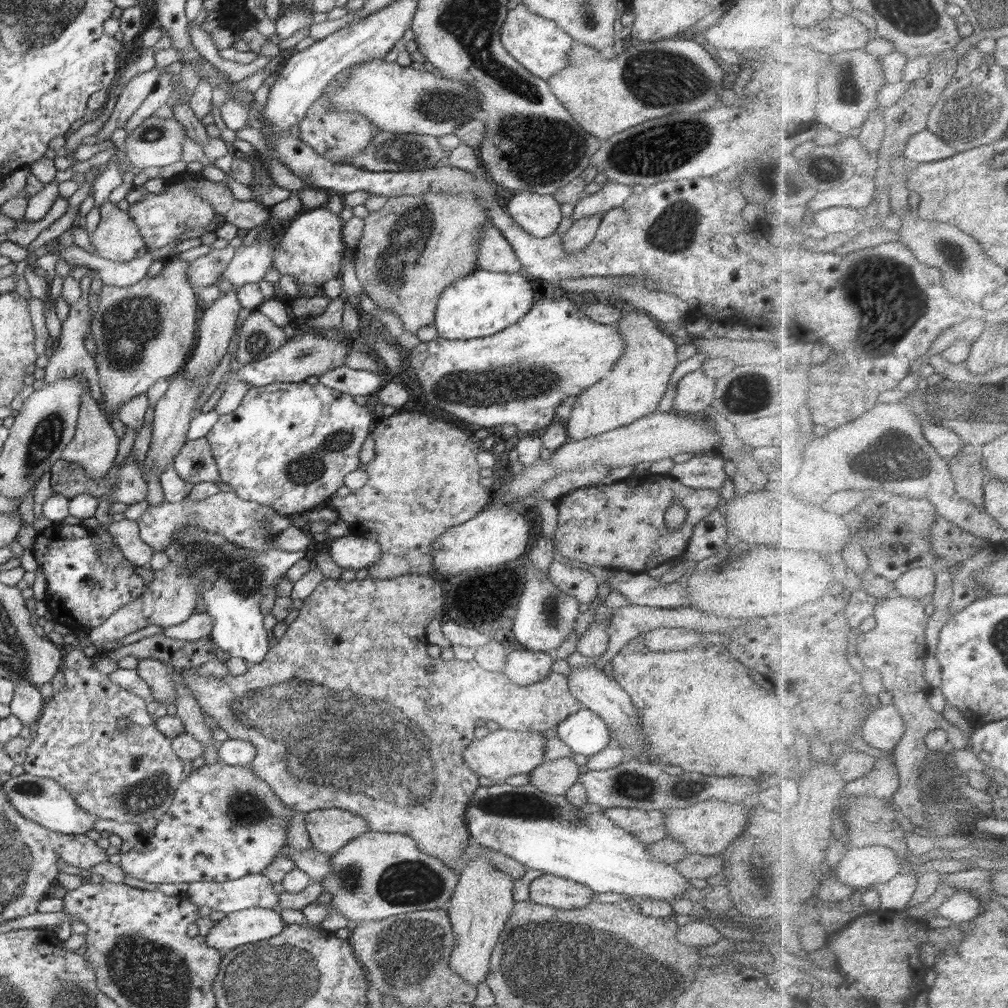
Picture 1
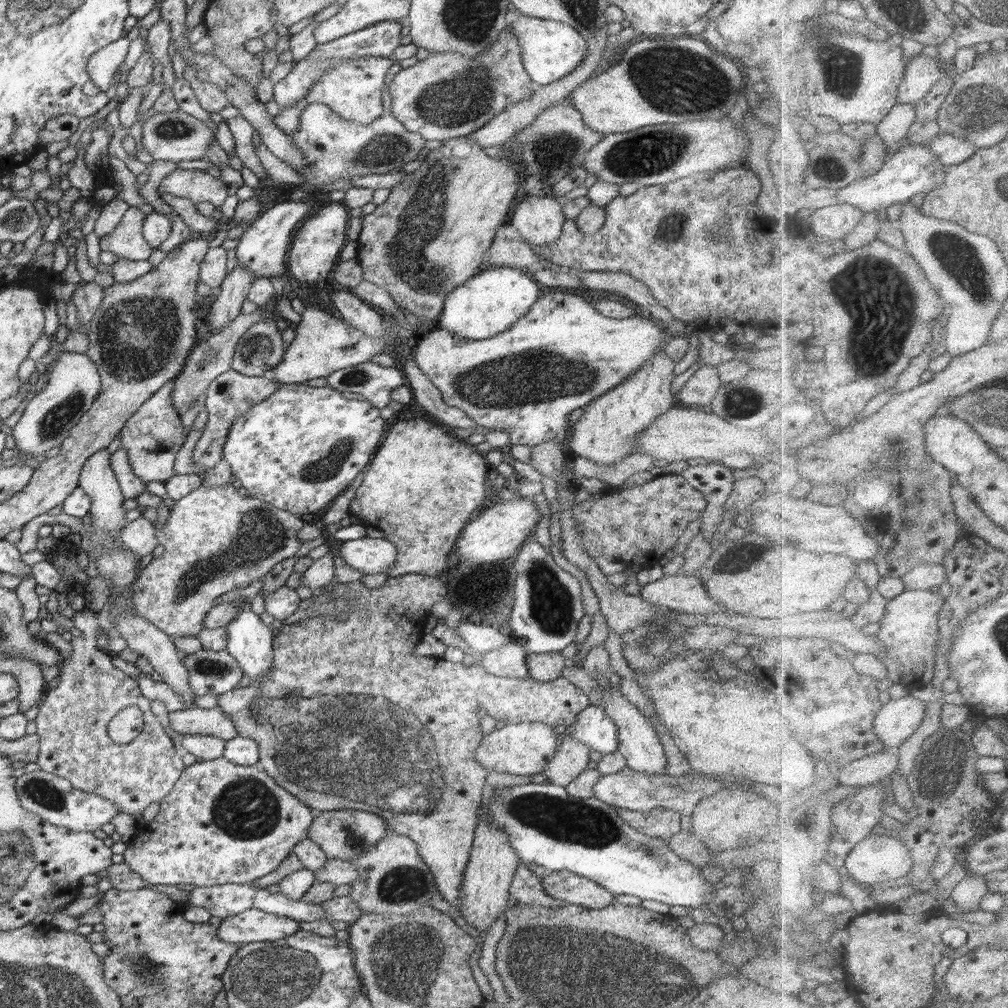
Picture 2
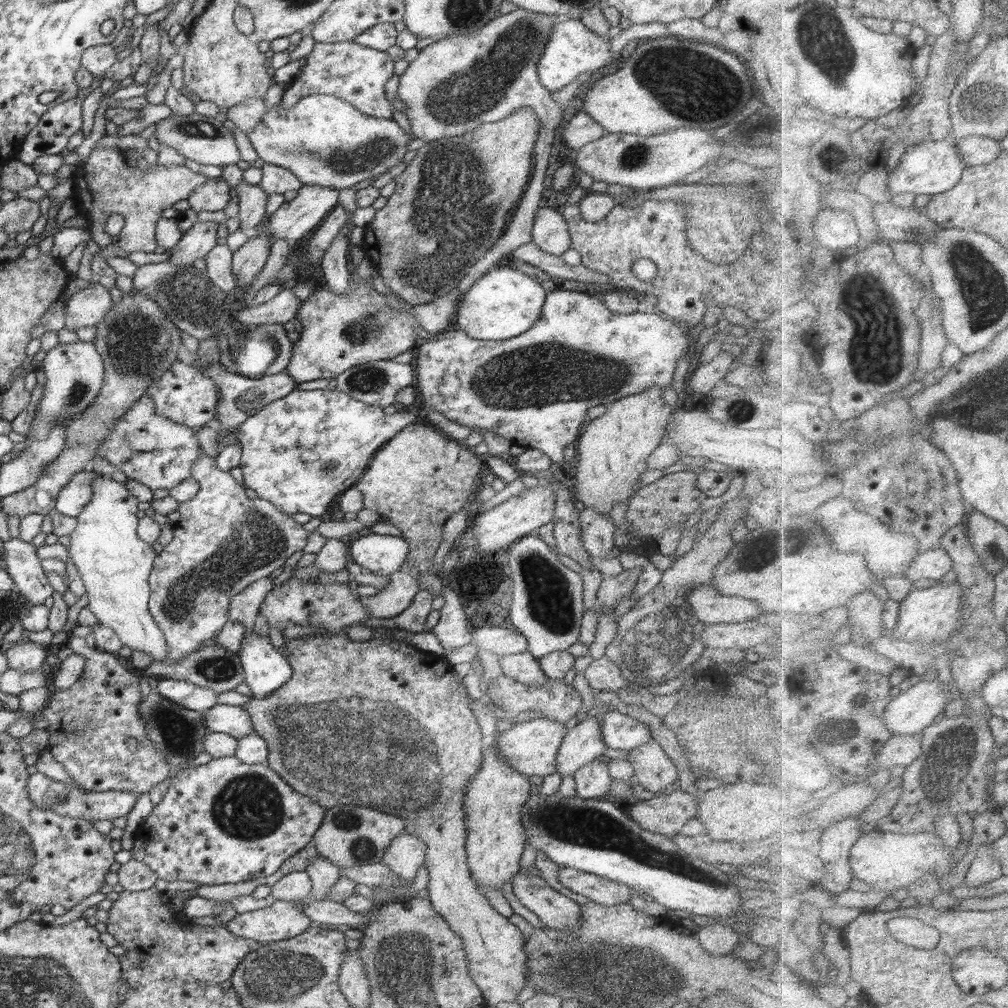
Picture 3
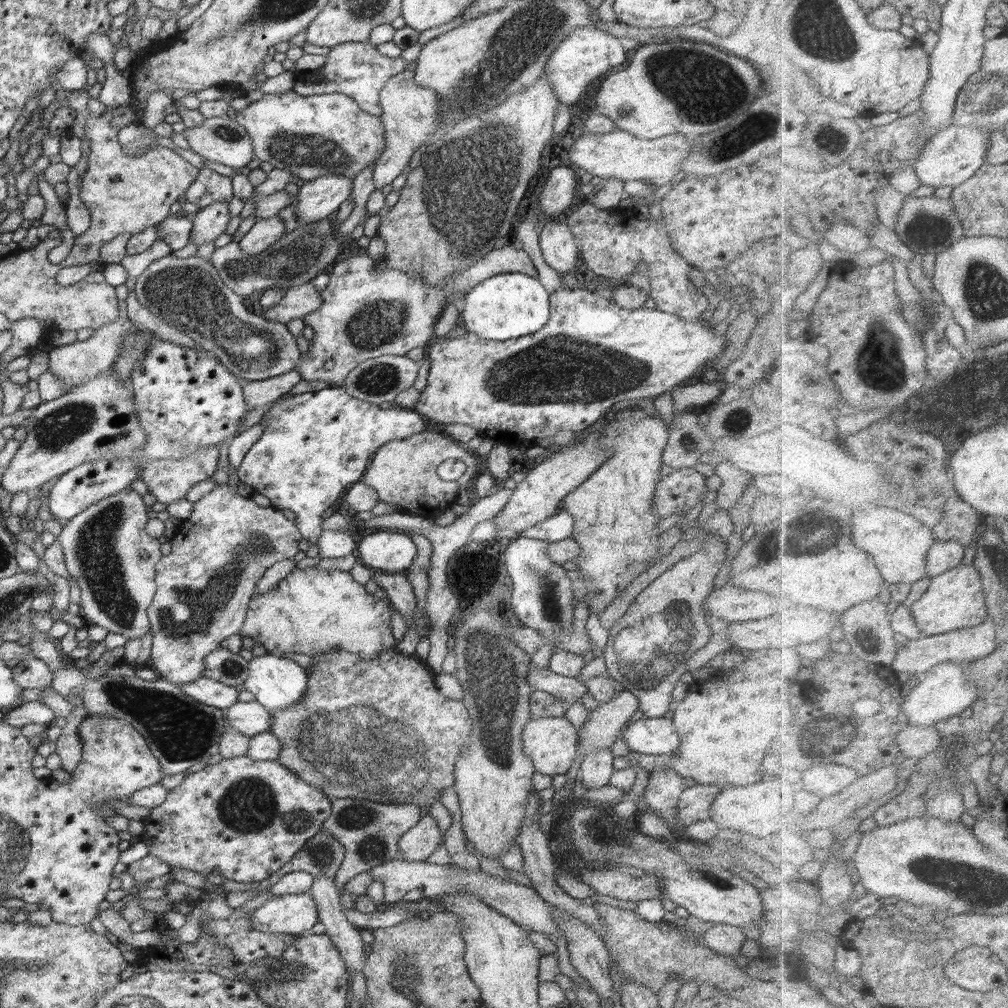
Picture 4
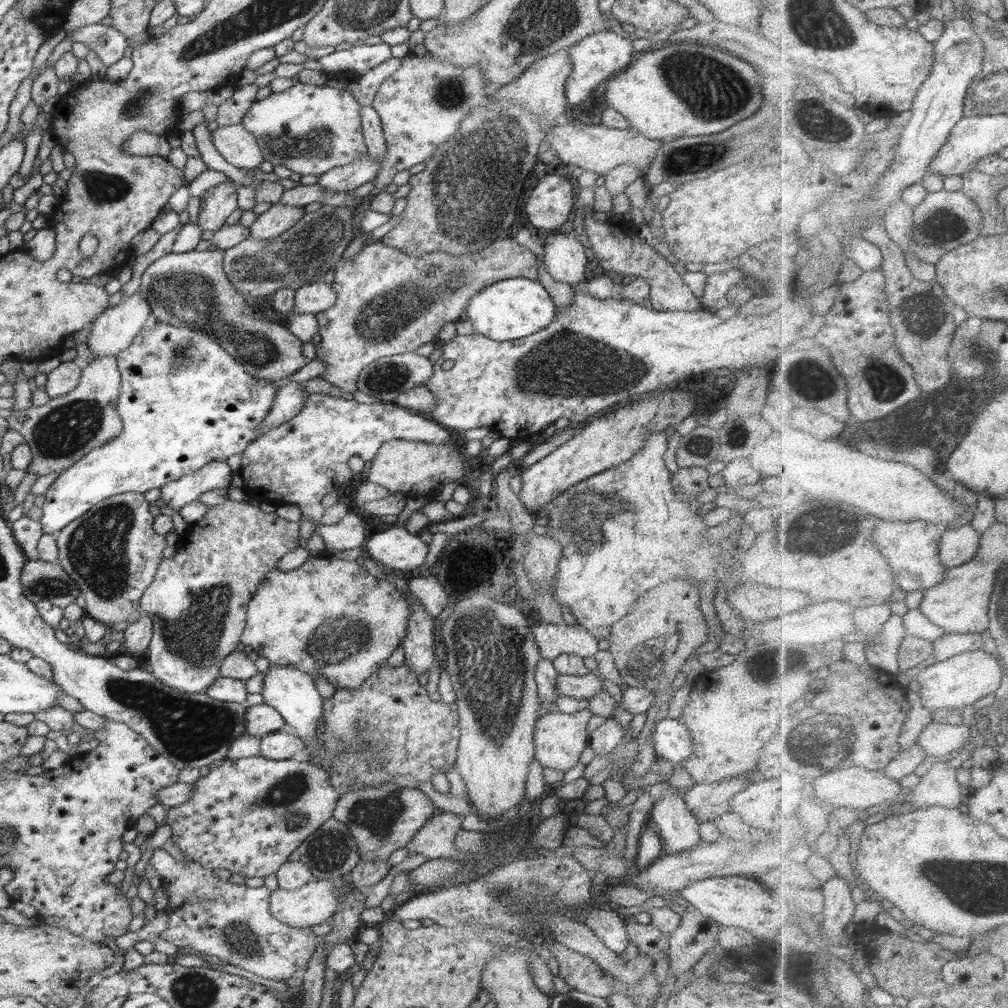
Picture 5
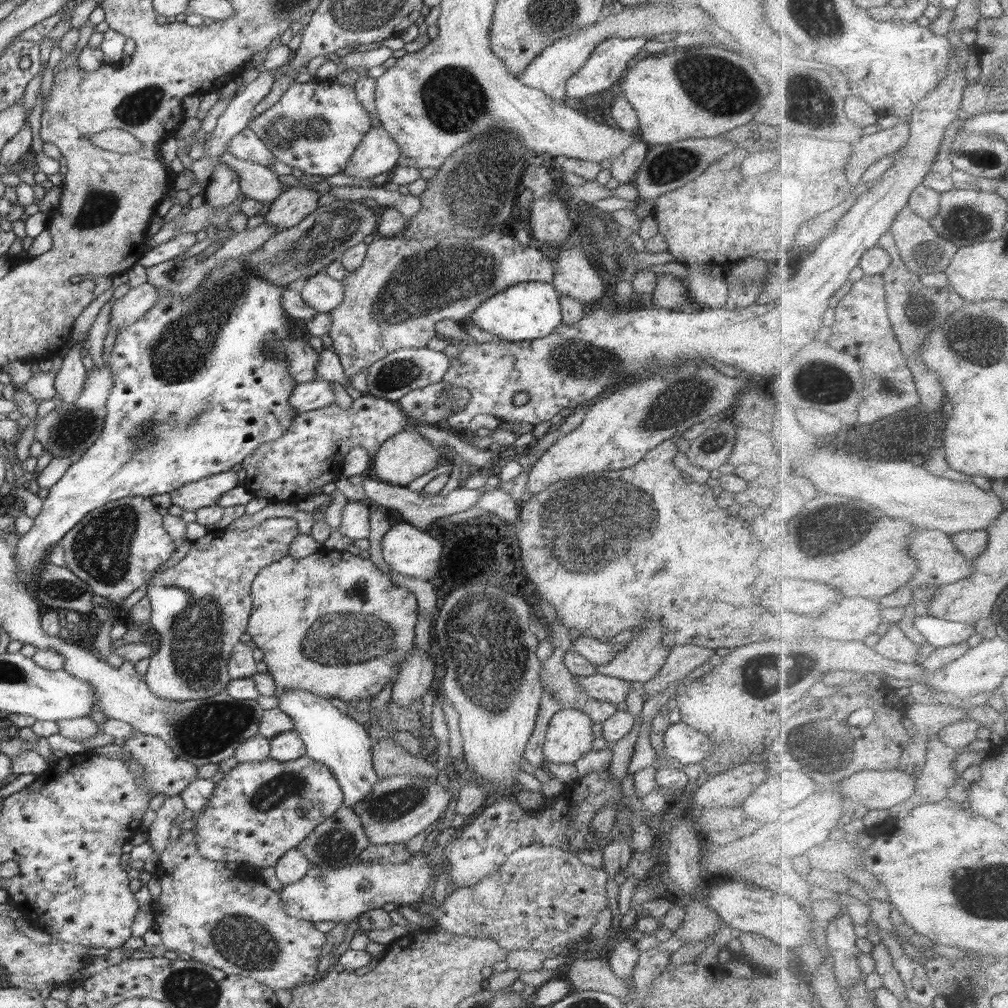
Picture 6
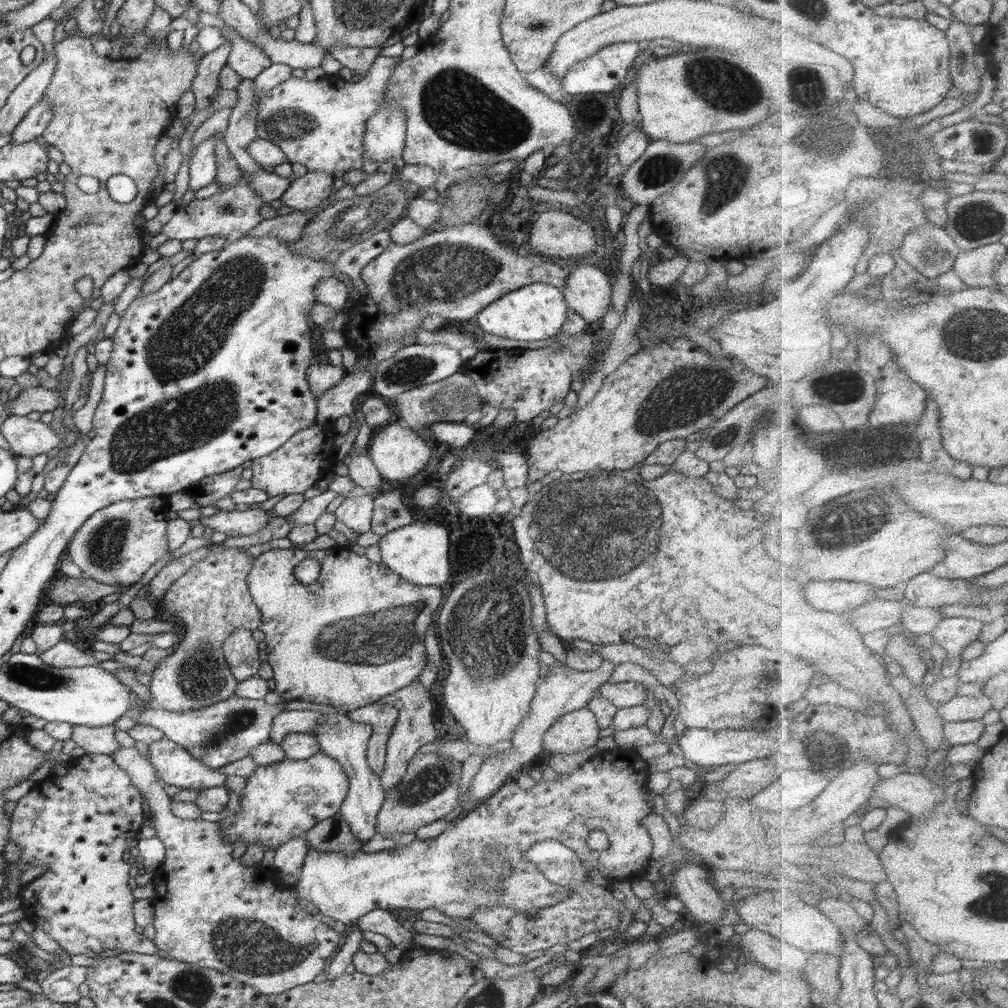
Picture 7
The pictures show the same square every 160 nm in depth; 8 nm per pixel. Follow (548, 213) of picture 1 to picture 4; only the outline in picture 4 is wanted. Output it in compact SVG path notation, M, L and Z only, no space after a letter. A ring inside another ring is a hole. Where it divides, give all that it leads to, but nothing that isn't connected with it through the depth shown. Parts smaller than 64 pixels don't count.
M550 218L546 224L540 224L539 245L544 261L550 268L562 275L576 271L574 265L579 253L579 240L571 233L571 228L566 222Z

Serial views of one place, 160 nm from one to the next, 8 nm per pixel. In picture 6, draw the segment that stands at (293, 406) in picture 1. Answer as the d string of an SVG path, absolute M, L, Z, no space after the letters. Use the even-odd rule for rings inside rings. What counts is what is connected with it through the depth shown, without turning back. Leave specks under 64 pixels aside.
M364 394L354 399L352 405L347 409L341 408L334 403L298 413L290 423L290 426L287 426L287 429L282 433L281 437L274 439L272 442L262 443L254 450L254 454L250 454L250 456L244 458L241 464L242 469L246 470L247 474L246 479L240 482L240 485L252 493L254 497L265 498L269 503L298 501L306 496L312 495L317 488L324 487L330 483L336 483L336 480L342 476L343 460L351 448L361 446L366 449L366 453L370 455L370 458L373 458L385 440L405 430L419 432L423 438L435 447L439 447L441 444L449 446L453 450L453 454L462 455L464 460L466 460L466 464L469 466L483 468L487 463L496 463L496 458L500 454L495 448L486 450L476 448L470 443L470 440L463 441L458 433L447 428L445 425L415 423L396 402Z

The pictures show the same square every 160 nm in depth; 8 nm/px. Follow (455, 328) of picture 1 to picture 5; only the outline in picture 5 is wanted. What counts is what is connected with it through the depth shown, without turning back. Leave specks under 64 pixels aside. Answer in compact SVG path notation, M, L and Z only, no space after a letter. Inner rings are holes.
M518 277L505 278L482 287L466 307L466 316L474 332L498 342L518 340L544 330L557 313L548 291L537 280Z

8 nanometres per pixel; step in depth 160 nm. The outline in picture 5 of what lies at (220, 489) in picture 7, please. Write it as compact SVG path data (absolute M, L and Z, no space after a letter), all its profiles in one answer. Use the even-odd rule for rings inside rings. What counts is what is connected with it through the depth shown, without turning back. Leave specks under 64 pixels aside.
M218 460L206 464L202 470L186 474L161 486L162 502L172 509L184 508L186 504L192 504L200 500L202 494L214 490L214 488L228 488L231 486L233 471L227 464L227 460Z

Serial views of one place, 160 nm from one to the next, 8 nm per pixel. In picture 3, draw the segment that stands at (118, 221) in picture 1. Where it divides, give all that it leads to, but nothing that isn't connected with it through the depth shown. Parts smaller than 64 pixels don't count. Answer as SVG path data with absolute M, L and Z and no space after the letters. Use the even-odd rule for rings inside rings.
M100 147L96 151L92 151L82 162L82 172L78 172L78 180L74 180L74 195L78 202L82 204L82 208L88 214L88 223L90 224L90 233L92 239L99 246L109 246L114 240L108 236L103 230L105 220L111 214L121 214L125 218L125 225L122 227L121 233L116 237L116 241L122 250L126 252L154 252L158 248L155 239L156 221L162 216L162 211L179 200L186 200L190 194L197 188L204 186L208 182L208 177L193 172L186 165L178 166L177 164L150 164L150 169L143 172L138 167L130 167L127 163L122 150Z

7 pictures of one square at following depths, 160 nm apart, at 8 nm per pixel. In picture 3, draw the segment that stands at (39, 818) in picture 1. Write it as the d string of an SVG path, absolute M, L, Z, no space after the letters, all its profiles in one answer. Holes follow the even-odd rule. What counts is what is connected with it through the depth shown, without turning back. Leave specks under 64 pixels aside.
M42 773L31 774L26 781L26 790L32 804L44 810L53 810L62 816L70 818L81 818L88 822L98 820L114 820L120 816L126 816L132 810L138 799L133 792L125 790L114 790L108 792L90 792L74 783L56 781Z

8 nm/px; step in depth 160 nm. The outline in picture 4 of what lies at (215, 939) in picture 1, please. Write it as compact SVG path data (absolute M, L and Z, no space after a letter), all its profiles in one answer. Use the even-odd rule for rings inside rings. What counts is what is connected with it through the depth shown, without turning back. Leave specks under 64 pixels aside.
M309 892L279 894L251 914L250 924L260 933L302 936L318 924L317 908Z

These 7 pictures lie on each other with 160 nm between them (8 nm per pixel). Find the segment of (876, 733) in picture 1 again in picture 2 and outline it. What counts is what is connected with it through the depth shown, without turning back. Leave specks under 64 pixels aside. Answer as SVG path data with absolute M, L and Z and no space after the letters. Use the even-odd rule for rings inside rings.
M906 695L883 706L875 720L875 731L887 748L898 748L916 734L926 718L928 703Z

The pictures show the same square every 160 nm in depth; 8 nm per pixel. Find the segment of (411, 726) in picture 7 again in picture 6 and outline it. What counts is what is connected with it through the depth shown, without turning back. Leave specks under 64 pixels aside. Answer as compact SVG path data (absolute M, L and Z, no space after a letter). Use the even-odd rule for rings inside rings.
M416 645L401 662L393 682L392 699L403 707L422 699L434 680L434 664L427 652Z

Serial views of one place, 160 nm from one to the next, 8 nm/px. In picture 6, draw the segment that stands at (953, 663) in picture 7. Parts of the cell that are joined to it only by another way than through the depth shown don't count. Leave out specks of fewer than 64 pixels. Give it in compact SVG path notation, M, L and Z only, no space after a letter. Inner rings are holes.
M930 614L914 615L913 624L926 638L926 642L937 648L967 642L976 633L974 624L948 621Z

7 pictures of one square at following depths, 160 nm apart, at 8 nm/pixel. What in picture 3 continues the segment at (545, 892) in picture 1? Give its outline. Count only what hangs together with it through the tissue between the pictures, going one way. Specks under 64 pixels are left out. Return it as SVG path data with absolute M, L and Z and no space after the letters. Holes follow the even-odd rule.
M559 867L558 882L573 893L582 894L602 906L628 903L630 897L636 894L635 890L625 884L568 867Z

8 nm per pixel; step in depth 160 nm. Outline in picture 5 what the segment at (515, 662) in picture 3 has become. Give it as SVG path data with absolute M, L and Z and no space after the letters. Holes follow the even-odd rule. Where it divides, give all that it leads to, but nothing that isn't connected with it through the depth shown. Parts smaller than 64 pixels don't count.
M591 672L585 675L559 674L556 677L555 689L559 695L568 696L581 700L589 699L600 689L603 689L604 677Z

